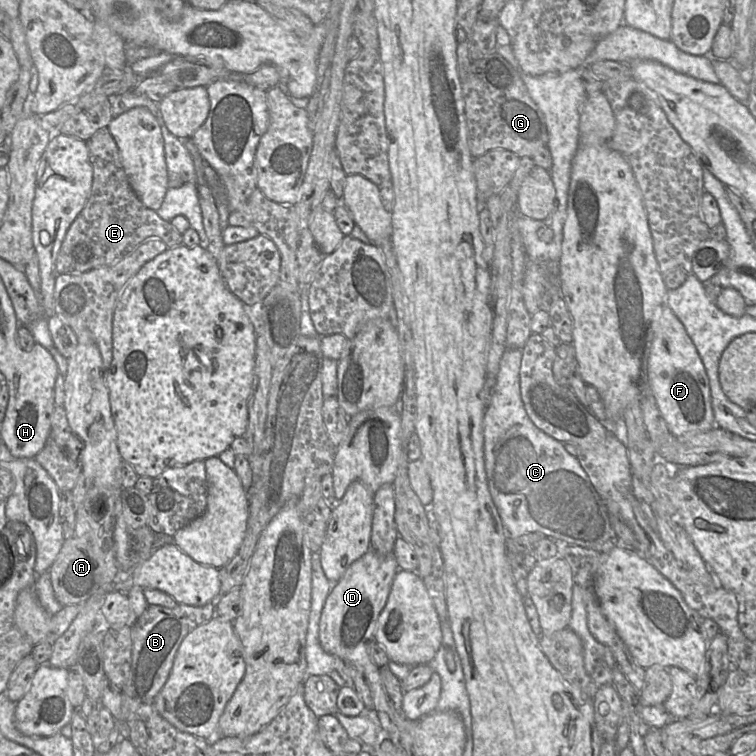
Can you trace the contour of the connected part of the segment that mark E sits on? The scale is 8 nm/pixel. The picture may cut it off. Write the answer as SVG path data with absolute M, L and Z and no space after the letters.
M103 127L99 129L88 141L86 141L87 147L89 149L89 156L90 156L90 162L93 166L93 185L90 197L84 207L84 209L80 212L80 214L77 216L77 218L74 220L74 222L69 227L65 238L63 240L63 243L61 245L60 251L58 253L58 256L56 258L55 262L55 270L57 274L79 274L83 273L98 267L103 266L109 266L112 265L129 254L131 254L141 243L144 241L150 239L150 238L160 238L162 239L165 244L168 246L168 248L174 248L178 246L183 245L183 235L171 224L169 221L163 220L157 213L157 211L147 208L139 199L135 191L133 190L129 179L127 177L127 174L124 170L124 167L122 165L122 161L120 158L120 153L118 146L115 142L115 139L113 138L112 134L110 133L108 127Z

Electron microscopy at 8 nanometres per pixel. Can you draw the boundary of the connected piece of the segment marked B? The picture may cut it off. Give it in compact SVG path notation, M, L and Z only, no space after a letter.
M215 601L204 606L177 604L173 608L149 605L136 619L131 630L131 669L127 684L122 690L122 705L119 719L127 722L142 704L153 703L154 698L165 685L176 652L184 637L197 626L216 616Z

